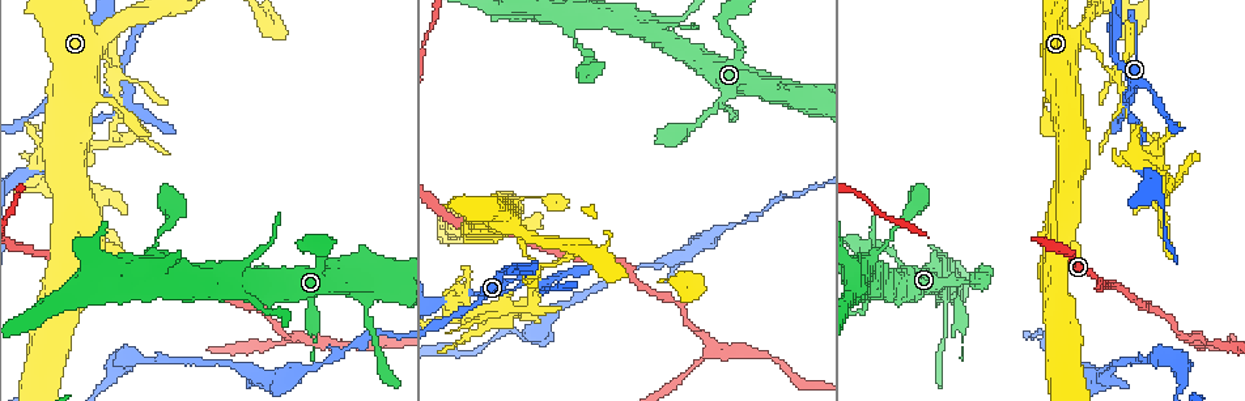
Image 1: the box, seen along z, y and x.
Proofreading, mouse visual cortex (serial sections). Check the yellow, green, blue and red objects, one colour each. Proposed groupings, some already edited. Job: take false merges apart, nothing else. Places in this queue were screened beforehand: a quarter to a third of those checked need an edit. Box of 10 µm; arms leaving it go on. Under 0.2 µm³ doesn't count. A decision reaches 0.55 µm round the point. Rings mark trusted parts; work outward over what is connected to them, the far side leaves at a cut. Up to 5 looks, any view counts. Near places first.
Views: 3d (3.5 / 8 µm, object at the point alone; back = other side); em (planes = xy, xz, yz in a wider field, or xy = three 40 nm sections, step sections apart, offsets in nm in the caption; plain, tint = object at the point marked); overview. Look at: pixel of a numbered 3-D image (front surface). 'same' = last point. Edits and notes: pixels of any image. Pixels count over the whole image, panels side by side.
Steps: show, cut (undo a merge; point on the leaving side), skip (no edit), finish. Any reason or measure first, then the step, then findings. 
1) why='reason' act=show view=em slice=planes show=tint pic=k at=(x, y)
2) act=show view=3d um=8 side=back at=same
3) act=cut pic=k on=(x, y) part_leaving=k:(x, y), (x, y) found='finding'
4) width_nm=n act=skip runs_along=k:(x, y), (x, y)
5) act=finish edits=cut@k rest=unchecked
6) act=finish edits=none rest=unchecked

why='side arm on a straight run' act=show view=3d um=3.5 pic=1 at=(1079, 33)

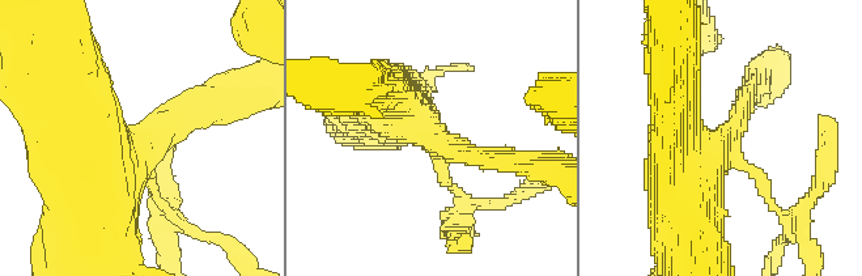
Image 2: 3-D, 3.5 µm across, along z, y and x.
arms=3 arm_widths_nm=150,250,700 why='now the EM' act=show view=em slice=xy step=3 show=tint pic=2 at=(731, 139)

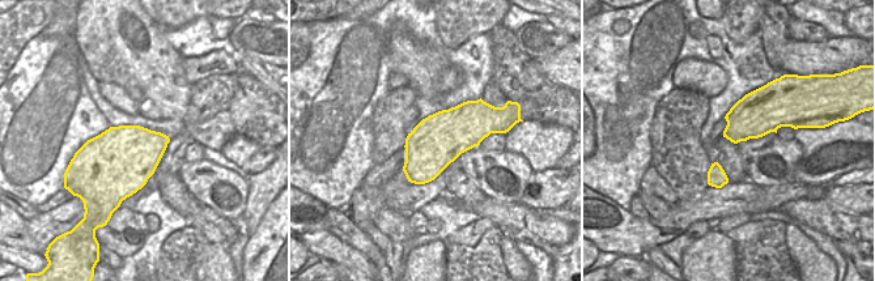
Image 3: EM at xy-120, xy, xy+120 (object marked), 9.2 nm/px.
width_nm=480 act=cut pic=2 on=(161, 207) part_leaving=2:(152, 181), (169, 262) found='a second cell is stuck on'

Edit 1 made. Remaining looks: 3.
why='see it whole again' act=show view=overview

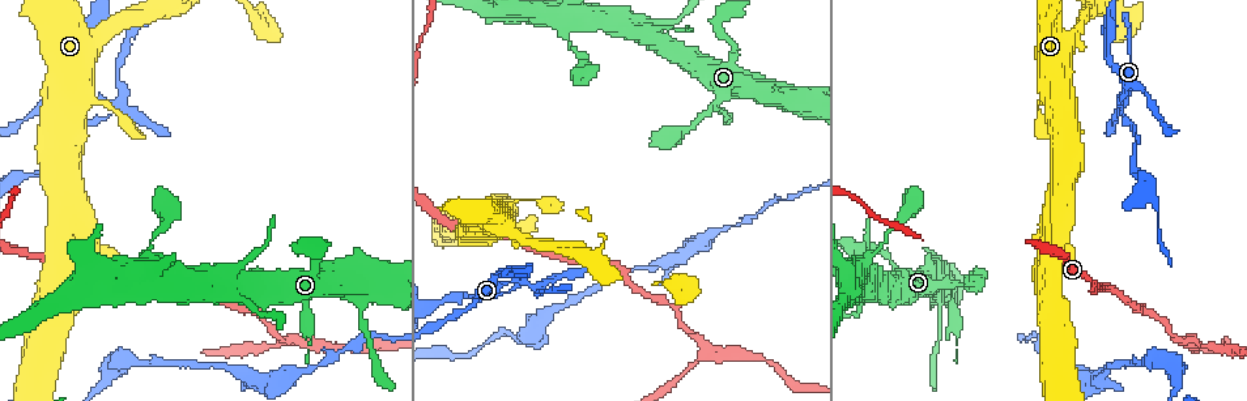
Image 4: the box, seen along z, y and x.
act=show view=em slice=xy step=3 show=tint pic=4 at=(1117, 99)

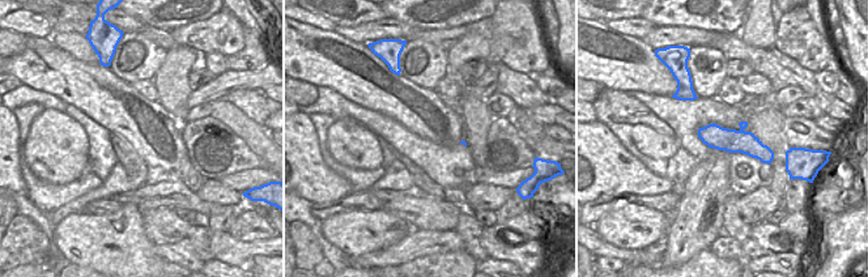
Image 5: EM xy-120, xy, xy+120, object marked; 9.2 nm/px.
act=show view=3d um=3.5 side=back at=same

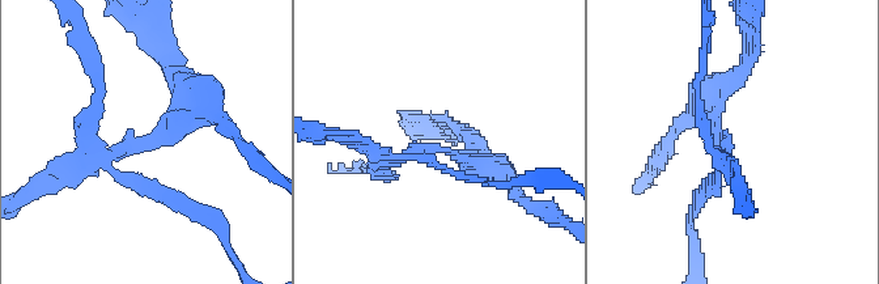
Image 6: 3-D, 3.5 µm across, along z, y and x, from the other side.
act=cut pic=6 on=(72, 156) part_leaving=6:(120, 152), (113, 160), (132, 185), (206, 220) found='a second cell is stuck on'

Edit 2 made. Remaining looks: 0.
act=finish edits=cut@2,cut@6 rest=unchecked

